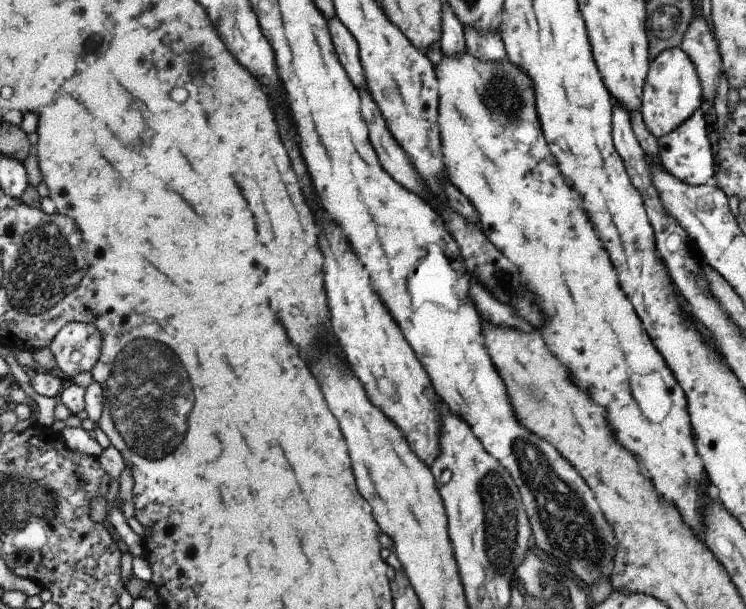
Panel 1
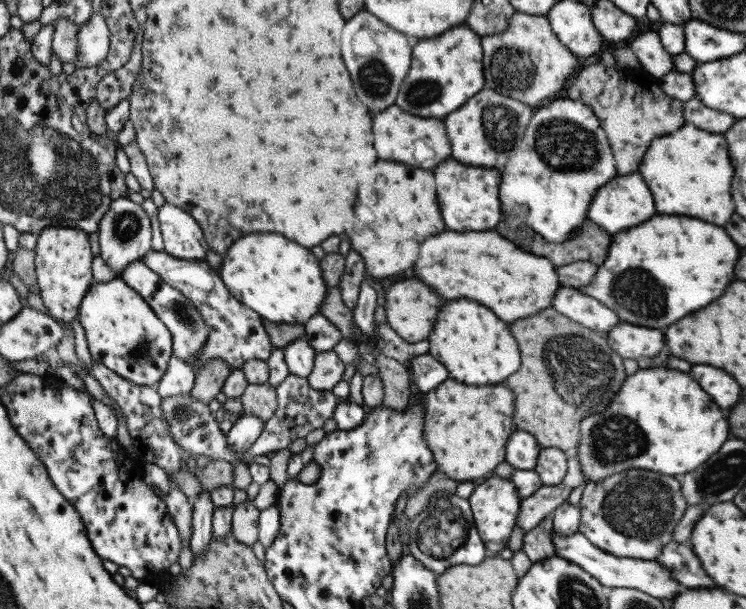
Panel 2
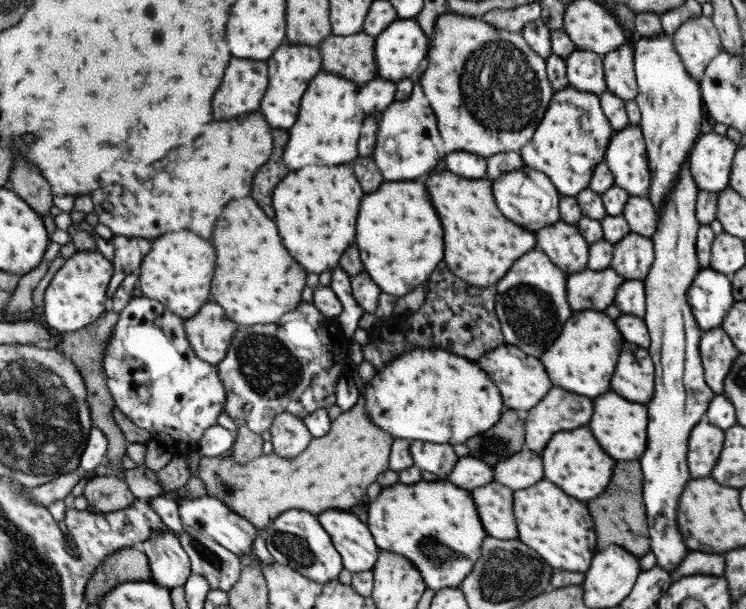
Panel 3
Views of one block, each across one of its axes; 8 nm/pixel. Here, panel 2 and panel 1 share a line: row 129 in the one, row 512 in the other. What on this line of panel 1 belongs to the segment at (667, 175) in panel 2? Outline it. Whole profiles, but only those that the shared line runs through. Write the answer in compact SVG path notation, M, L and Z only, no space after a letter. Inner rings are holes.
M467 52L459 56L443 56L437 66L433 64L433 70L439 94L437 124L441 134L441 160L447 180L469 200L477 212L481 232L519 268L523 284L535 294L537 304L547 318L545 326L539 330L547 348L561 364L567 364L575 384L587 388L593 400L607 410L607 420L615 430L615 440L639 458L643 464L643 476L653 482L655 490L669 504L675 504L685 524L699 538L703 494L695 494L691 480L693 476L705 478L705 472L689 432L685 396L661 360L661 354L653 348L643 320L635 314L635 308L623 294L617 282L617 272L603 248L603 240L599 240L599 234L581 204L581 198L551 154L533 106L535 98L529 76L509 58L501 62L481 62Z

